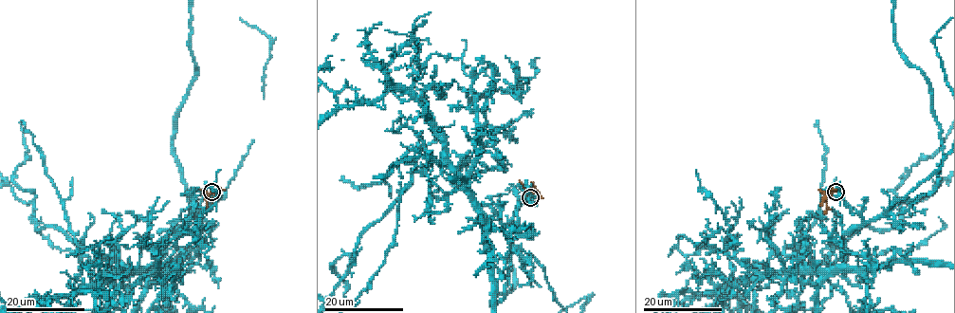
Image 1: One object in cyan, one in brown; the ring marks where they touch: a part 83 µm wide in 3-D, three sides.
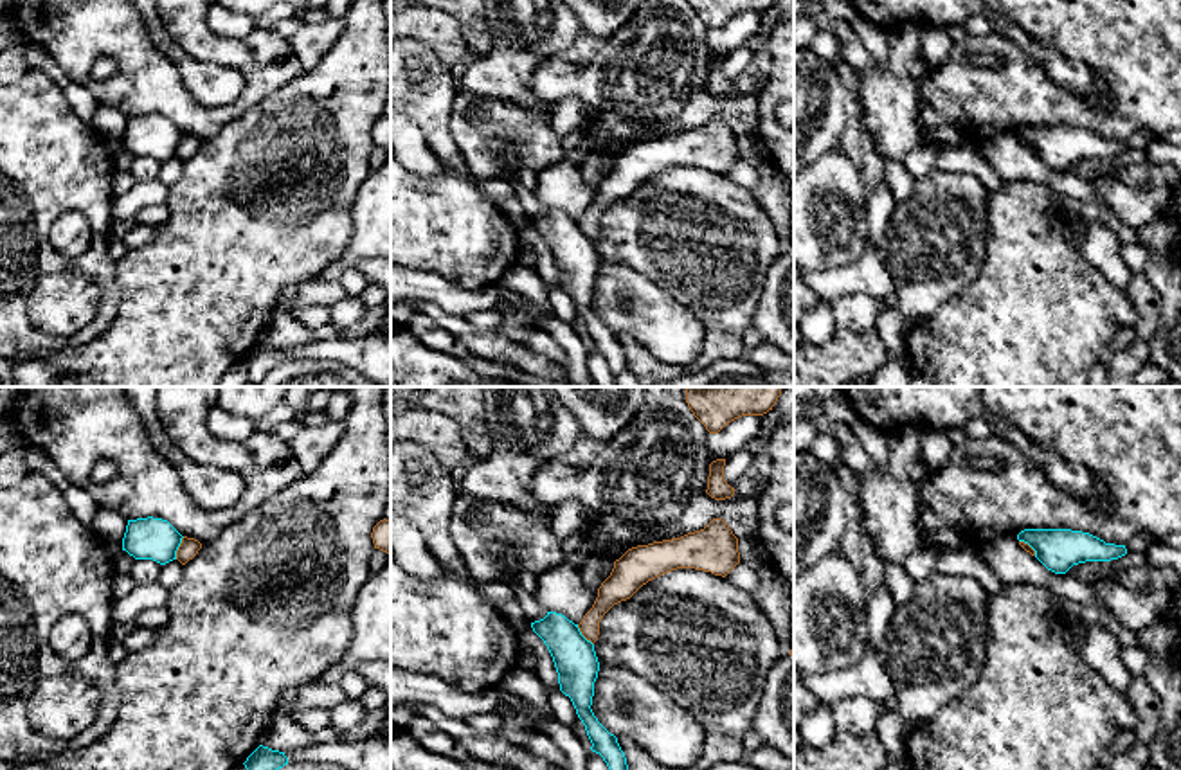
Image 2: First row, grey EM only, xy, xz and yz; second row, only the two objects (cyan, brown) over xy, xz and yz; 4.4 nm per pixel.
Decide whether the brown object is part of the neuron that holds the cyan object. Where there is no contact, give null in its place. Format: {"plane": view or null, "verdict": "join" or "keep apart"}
{"plane": "xy", "verdict": "keep apart"}

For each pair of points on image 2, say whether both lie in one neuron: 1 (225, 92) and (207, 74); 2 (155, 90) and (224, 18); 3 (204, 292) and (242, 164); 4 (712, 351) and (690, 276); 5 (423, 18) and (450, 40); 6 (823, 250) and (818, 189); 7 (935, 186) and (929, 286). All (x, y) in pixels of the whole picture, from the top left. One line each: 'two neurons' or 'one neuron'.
1: one neuron
2: two neurons
3: one neuron
4: one neuron
5: one neuron
6: one neuron
7: one neuron

